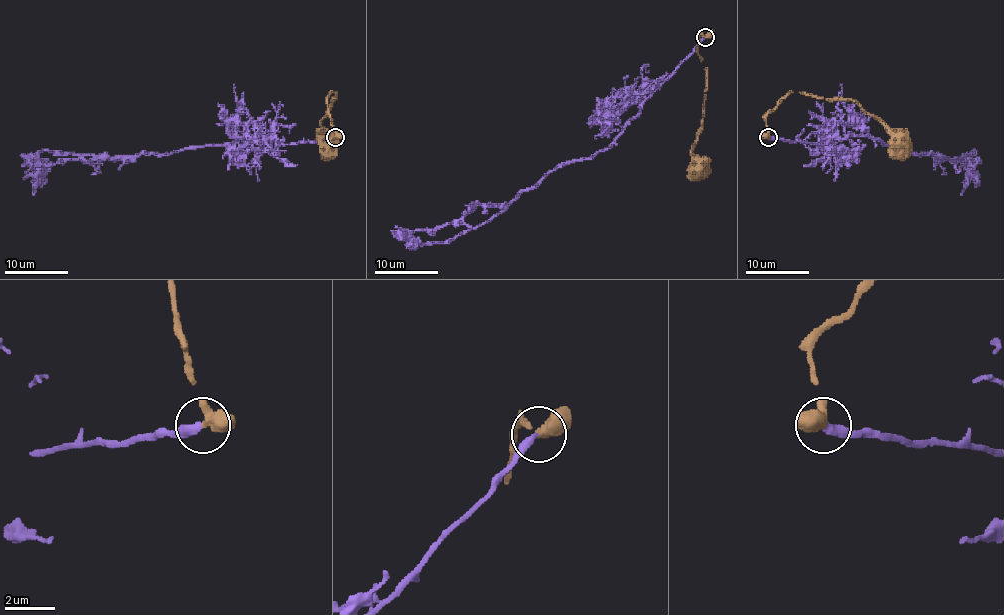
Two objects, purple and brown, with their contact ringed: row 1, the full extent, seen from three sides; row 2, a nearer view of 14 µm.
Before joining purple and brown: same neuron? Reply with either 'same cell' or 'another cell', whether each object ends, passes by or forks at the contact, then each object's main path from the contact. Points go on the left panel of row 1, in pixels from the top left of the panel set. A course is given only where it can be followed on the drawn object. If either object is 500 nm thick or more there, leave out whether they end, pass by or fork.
same cell; course purple (335, 138), (280, 144), (273, 138), (246, 135), (232, 143), (136, 159), (39, 163), (33, 195); course brown (335, 136), (329, 113), (329, 94), (335, 92), (330, 109), (321, 120), (327, 147)

